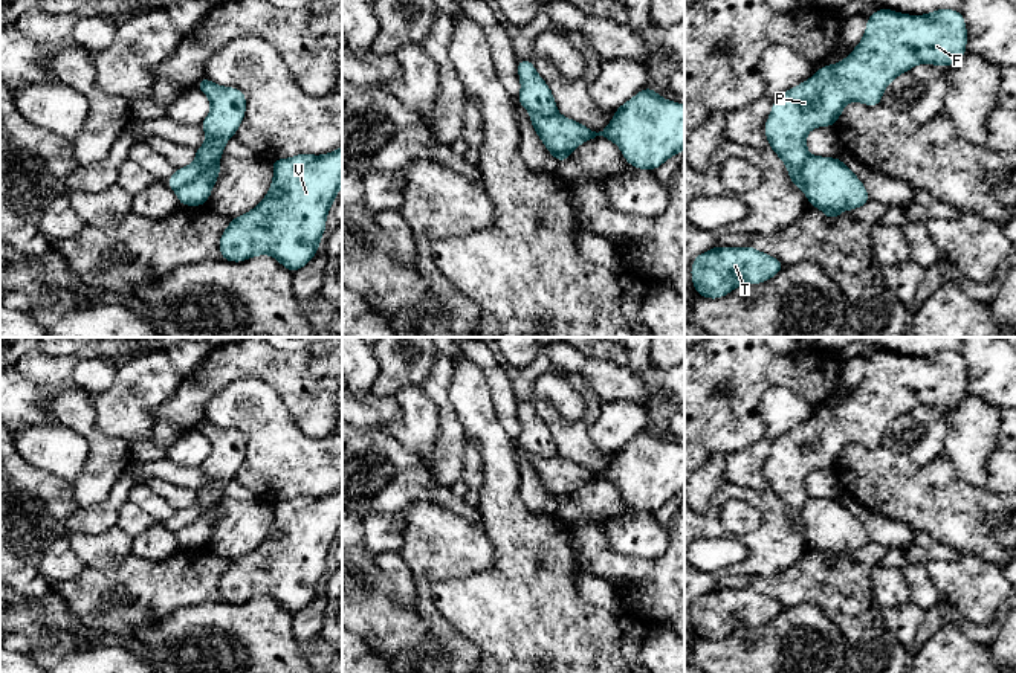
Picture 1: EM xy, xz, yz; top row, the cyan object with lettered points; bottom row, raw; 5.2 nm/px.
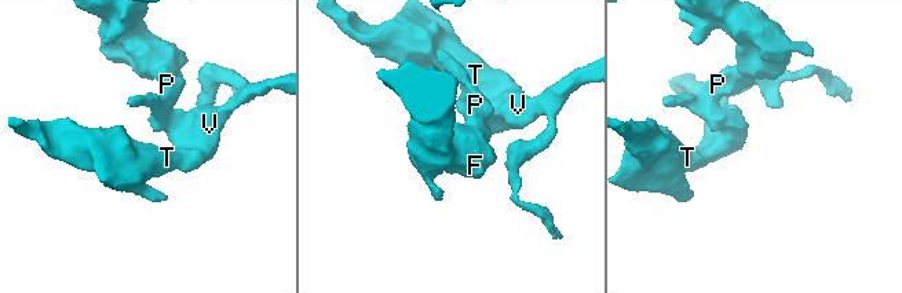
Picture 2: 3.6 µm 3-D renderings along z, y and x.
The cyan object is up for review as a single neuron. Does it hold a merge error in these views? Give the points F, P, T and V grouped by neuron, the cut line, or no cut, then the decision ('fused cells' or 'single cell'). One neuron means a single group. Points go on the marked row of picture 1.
groups F P / T V; cut xy (213, 182), (202, 171), (174, 189); fused cells

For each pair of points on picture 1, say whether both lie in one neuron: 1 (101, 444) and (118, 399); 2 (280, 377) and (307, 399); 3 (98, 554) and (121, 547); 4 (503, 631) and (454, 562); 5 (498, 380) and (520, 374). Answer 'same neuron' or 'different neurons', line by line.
1: different neurons
2: same neuron
3: same neuron
4: different neurons
5: different neurons

